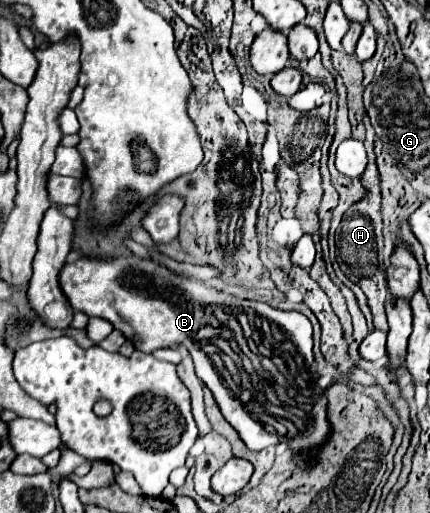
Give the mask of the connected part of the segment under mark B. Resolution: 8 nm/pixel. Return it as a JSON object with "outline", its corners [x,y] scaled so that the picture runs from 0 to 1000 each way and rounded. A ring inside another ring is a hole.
{"outline":[[[302,499],[302,503],[265,503],[265,507],[228,507],[228,503],[181,503],[177,511],[167,515],[153,515],[144,522],[144,534],[140,534],[140,558],[144,558],[144,569],[153,573],[153,581],[163,585],[167,600],[177,608],[195,608],[205,616],[228,616],[228,620],[247,620],[251,628],[260,628],[260,635],[279,647],[288,647],[288,655],[298,663],[312,667],[312,674],[340,690],[349,690],[353,682],[363,678],[381,678],[381,674],[414,674],[414,671],[428,671],[451,702],[451,713],[456,713],[456,729],[460,737],[493,760],[507,791],[516,795],[516,807],[521,815],[553,838],[558,854],[567,858],[567,865],[581,873],[581,877],[614,877],[633,865],[647,865],[647,862],[670,862],[674,873],[684,873],[688,881],[707,877],[707,873],[740,873],[749,869],[749,862],[758,858],[763,842],[767,842],[767,830],[758,823],[758,772],[749,764],[749,756],[740,752],[735,745],[735,733],[730,733],[730,694],[726,694],[726,632],[721,624],[698,612],[698,608],[656,608],[656,604],[642,604],[633,600],[628,593],[614,593],[614,589],[586,589],[586,585],[563,585],[563,581],[549,581],[549,577],[535,577],[535,573],[516,573],[498,561],[484,561],[474,558],[470,550],[456,550],[456,546],[433,546],[433,542],[419,542],[409,538],[405,530],[395,530],[391,522],[381,522],[377,515],[358,511],[358,507],[326,507],[316,499]]]}

